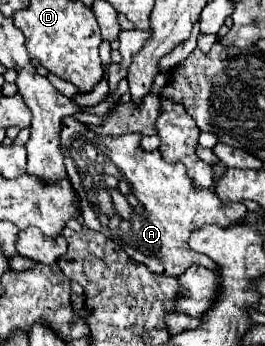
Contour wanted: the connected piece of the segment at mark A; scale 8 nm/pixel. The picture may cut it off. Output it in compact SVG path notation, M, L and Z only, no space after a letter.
M66 116L62 120L60 148L64 152L64 166L66 166L68 178L80 196L82 218L86 228L102 232L106 238L120 244L132 260L146 264L148 270L156 274L180 276L192 264L202 264L210 270L216 270L216 264L208 256L190 250L188 236L192 234L192 230L206 224L218 224L222 228L228 228L232 224L242 222L242 218L246 216L246 206L242 202L222 204L218 194L212 188L198 188L190 178L186 178L184 164L166 162L160 150L144 152L140 148L140 140L142 136L136 132L124 134L124 136L96 134L74 116Z

